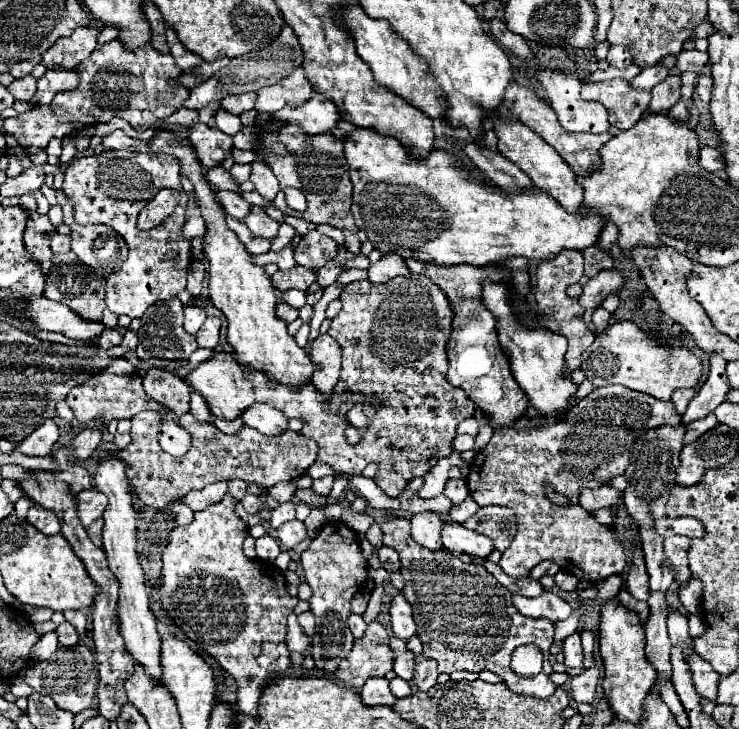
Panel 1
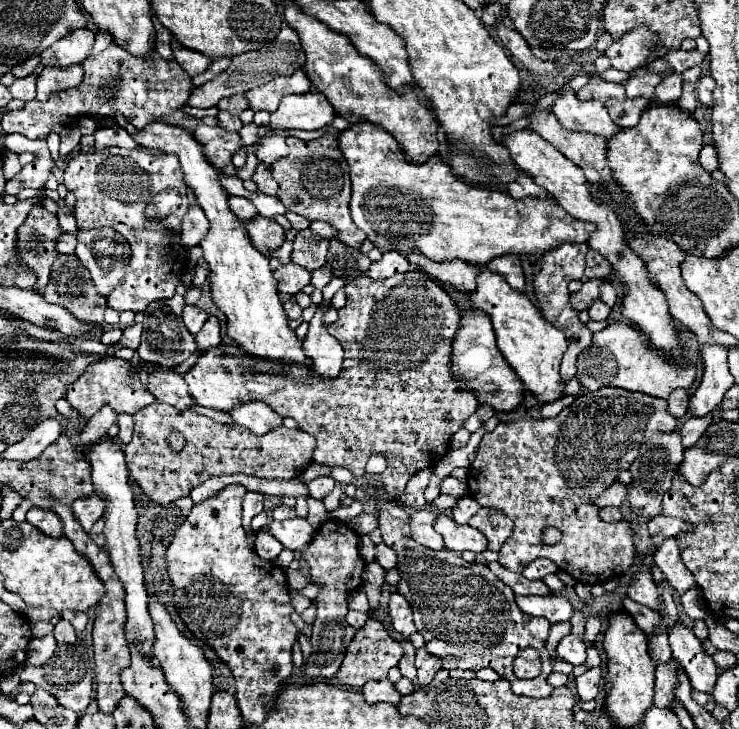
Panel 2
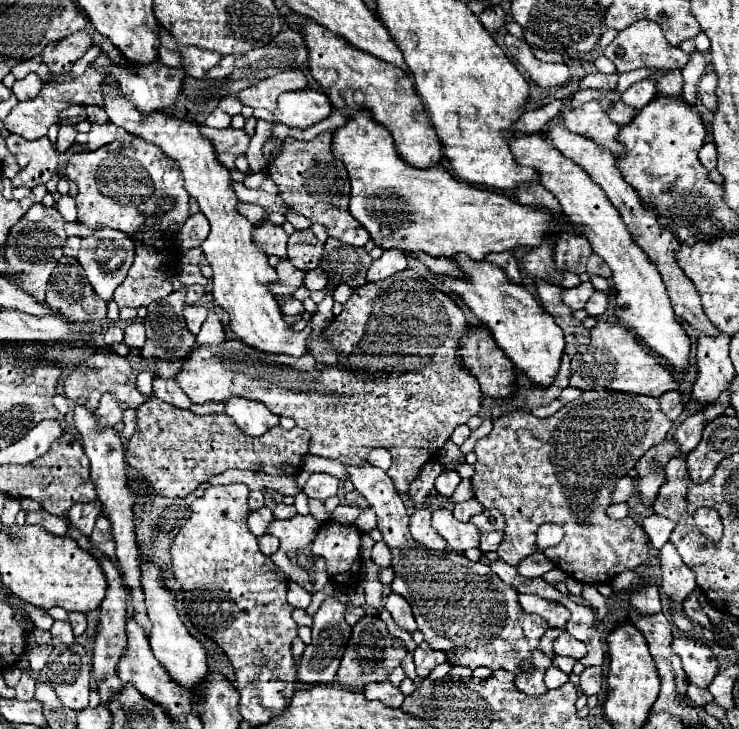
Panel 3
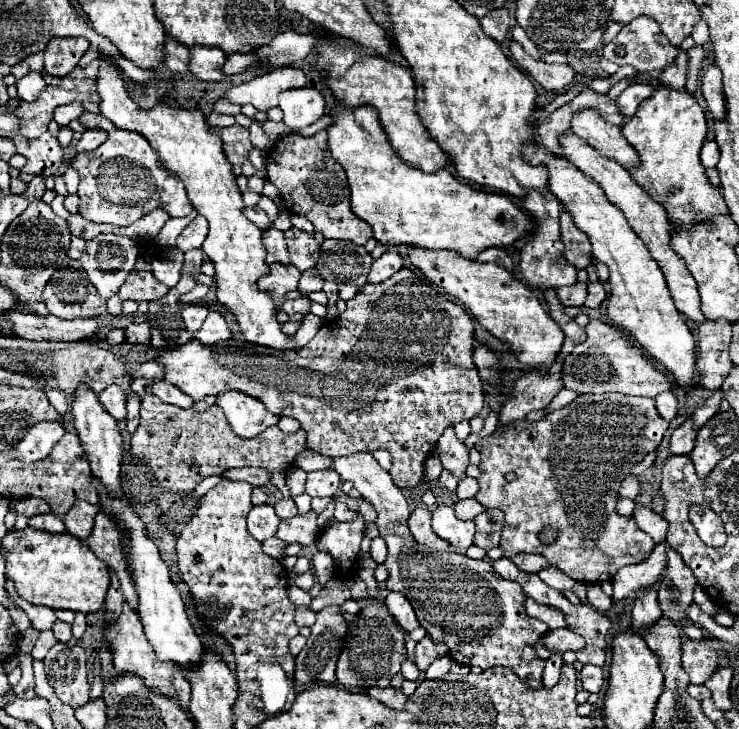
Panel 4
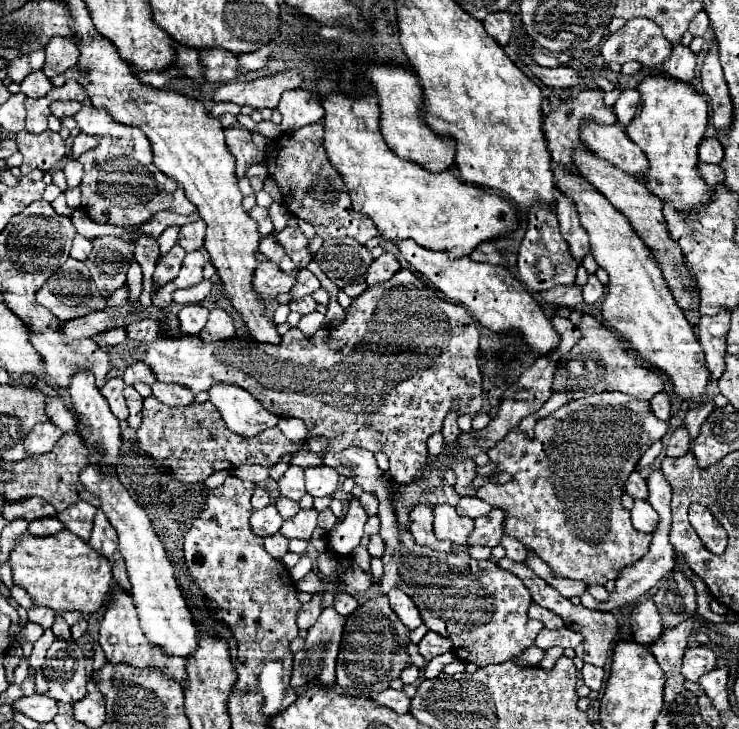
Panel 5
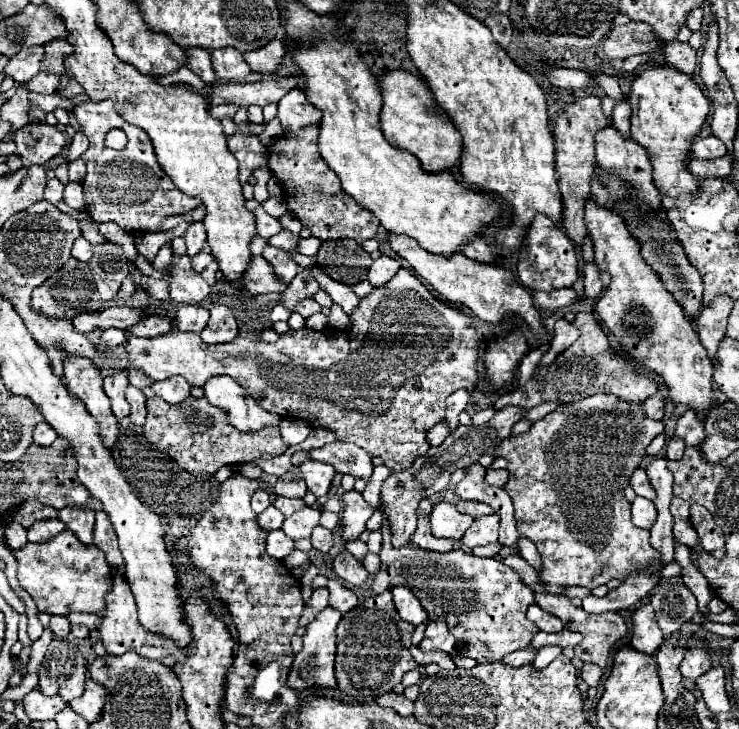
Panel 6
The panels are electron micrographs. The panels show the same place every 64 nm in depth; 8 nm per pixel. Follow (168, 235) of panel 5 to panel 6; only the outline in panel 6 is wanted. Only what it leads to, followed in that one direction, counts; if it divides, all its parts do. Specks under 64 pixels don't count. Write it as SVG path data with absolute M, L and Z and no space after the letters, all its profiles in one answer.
M166 242L166 244L160 248L160 252L158 252L156 260L154 260L154 270L160 270L160 272L162 272L162 270L170 264L170 260L172 260L172 244Z

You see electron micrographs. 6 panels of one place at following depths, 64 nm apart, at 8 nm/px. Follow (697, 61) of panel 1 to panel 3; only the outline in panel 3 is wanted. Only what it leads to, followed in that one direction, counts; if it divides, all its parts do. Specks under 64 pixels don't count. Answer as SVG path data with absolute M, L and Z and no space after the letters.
M638 20L632 24L632 28L626 28L618 32L618 36L612 40L610 46L604 48L604 56L608 56L618 72L630 72L636 68L652 68L652 70L676 70L684 68L690 60L690 54L682 52L680 48L674 48L666 42L660 26L650 20Z

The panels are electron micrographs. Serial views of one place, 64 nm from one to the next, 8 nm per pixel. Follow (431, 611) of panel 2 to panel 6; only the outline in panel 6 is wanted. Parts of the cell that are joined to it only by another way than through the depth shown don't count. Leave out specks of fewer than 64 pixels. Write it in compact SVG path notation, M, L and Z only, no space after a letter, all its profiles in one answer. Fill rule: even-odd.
M332 442L332 444L326 444L324 448L312 450L310 454L318 462L334 466L336 472L350 474L354 478L362 478L364 482L370 480L372 470L374 470L372 456L368 452L364 452L362 448L358 448L356 444ZM386 516L382 518L382 566L374 576L372 592L382 594L394 586L412 588L430 620L446 620L450 632L456 638L456 650L462 656L482 662L500 662L506 654L526 648L540 630L526 618L528 606L534 602L532 590L516 576L516 572L504 566L496 558L476 558L464 550L452 552L428 552L412 546L394 548L390 540L390 528Z

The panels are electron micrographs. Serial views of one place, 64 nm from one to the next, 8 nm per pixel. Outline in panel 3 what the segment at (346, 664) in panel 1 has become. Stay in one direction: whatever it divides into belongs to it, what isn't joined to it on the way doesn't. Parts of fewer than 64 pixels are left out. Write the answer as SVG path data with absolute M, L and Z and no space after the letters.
M364 616L352 628L352 636L340 662L336 682L340 682L342 686L366 686L368 682L386 682L390 670L400 666L404 656L406 656L404 644L386 632L384 622L378 616Z

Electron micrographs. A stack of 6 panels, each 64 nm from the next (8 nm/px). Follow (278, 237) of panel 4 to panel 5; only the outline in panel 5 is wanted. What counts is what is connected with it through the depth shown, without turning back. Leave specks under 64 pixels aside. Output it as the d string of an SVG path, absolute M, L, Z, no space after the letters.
M272 232L270 236L264 236L264 238L262 238L262 242L260 242L260 252L262 252L268 260L276 262L284 272L292 272L292 270L296 268L296 266L292 264L290 256L284 252L284 248L280 248L274 232Z

